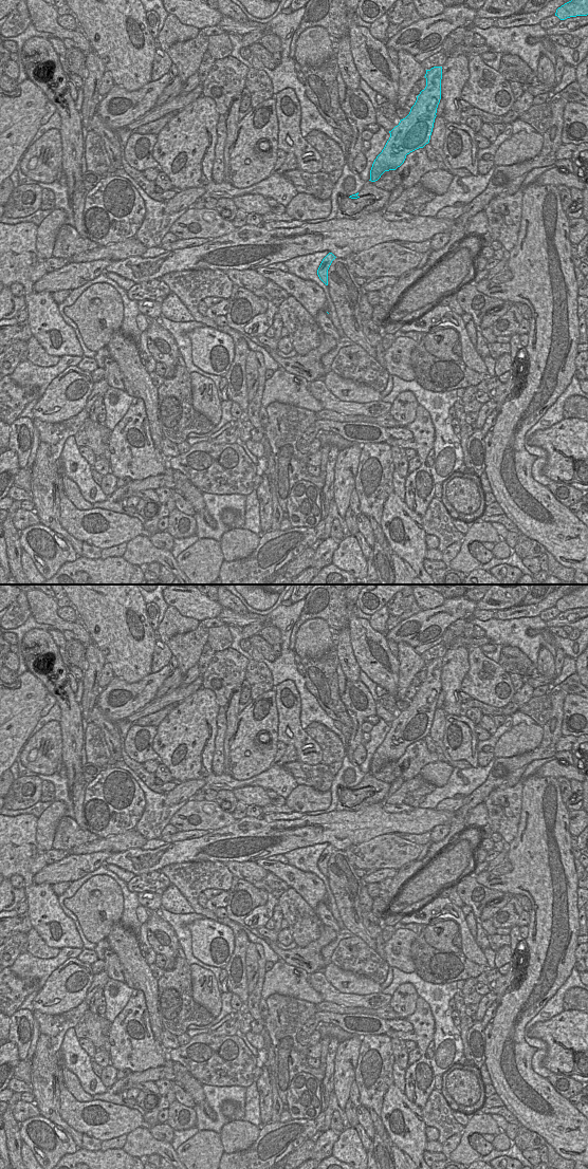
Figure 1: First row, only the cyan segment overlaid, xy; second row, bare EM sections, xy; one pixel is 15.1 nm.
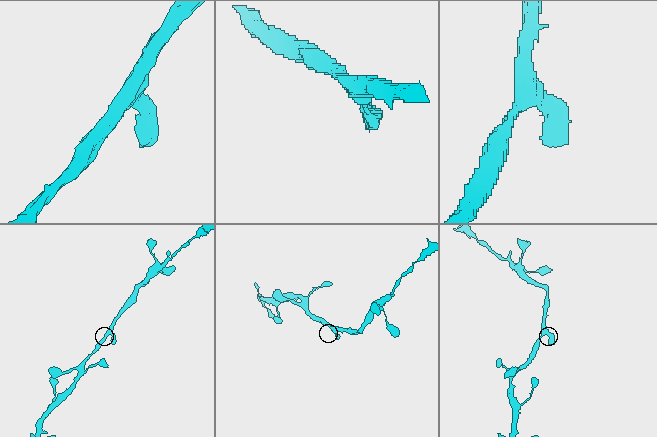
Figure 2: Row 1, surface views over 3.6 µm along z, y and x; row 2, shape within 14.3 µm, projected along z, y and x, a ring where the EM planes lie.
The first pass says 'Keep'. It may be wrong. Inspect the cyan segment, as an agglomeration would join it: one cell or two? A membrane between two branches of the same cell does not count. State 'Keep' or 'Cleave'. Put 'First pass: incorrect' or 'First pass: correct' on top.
First pass: correct
Keep.

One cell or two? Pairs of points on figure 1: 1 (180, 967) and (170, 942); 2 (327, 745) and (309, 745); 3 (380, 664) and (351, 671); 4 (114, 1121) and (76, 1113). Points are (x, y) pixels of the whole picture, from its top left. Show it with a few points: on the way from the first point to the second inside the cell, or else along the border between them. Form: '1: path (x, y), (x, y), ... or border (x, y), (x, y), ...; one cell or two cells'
1: border (178, 956), (175, 959); two cells
2: border (304, 729), (319, 746), (322, 762); two cells
3: border (350, 646), (361, 669); two cells
4: path (105, 1124), (92, 1126), (86, 1123); one cell

